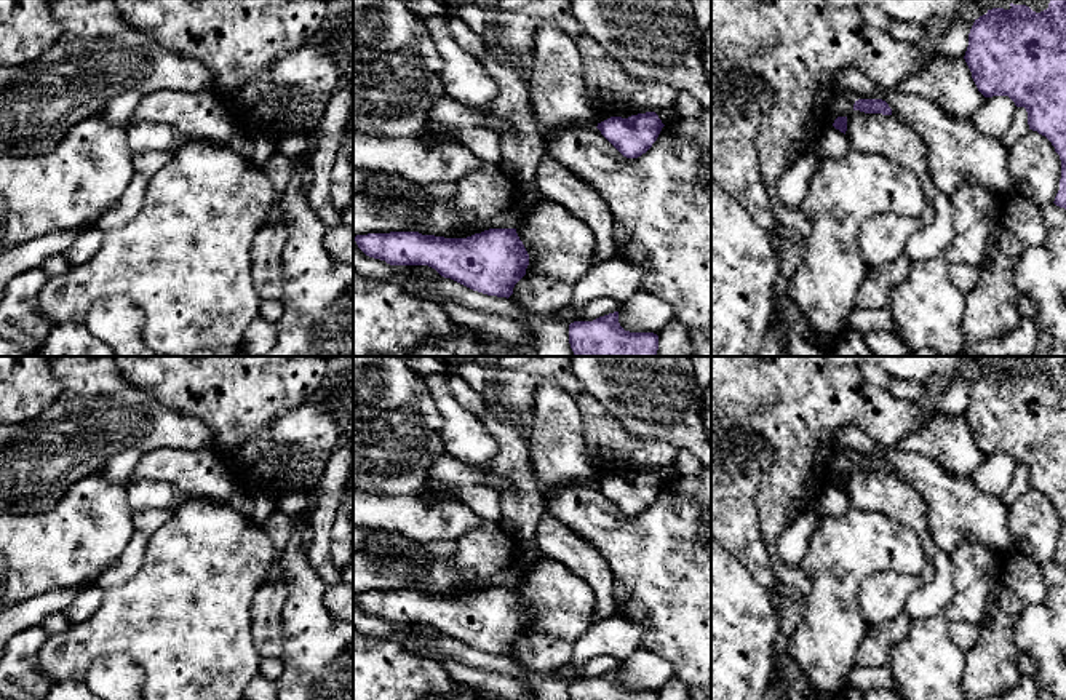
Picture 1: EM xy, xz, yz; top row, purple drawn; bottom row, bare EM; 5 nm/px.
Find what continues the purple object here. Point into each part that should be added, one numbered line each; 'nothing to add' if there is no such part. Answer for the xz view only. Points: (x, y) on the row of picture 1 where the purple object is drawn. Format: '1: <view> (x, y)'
nothing to add

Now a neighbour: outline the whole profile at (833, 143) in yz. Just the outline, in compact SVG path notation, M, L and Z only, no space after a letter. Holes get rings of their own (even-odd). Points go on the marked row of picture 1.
M829 125L825 133L818 137L813 149L820 157L842 158L850 150L847 136Z

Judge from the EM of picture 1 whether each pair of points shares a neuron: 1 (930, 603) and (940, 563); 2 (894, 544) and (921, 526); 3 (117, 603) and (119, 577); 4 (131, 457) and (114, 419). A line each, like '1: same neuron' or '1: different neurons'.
1: same neuron
2: different neurons
3: different neurons
4: different neurons

